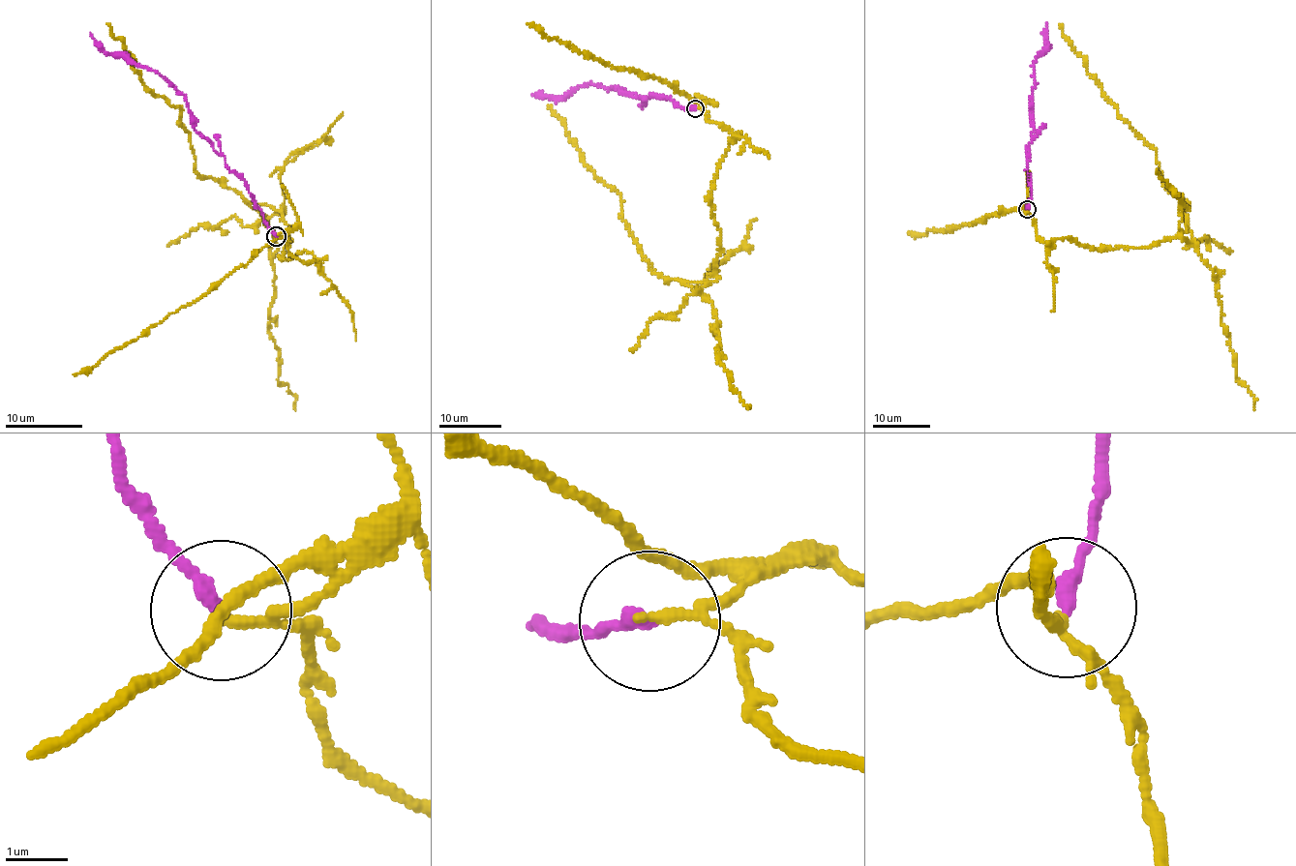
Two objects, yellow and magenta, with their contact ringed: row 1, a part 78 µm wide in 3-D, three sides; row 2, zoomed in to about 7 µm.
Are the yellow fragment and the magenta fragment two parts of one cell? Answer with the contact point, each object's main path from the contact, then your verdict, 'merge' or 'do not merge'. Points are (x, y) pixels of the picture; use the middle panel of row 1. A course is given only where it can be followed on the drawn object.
at (695, 108); yellow runs (695, 107), (733, 134), (710, 194), (715, 272), (701, 281), (662, 278), (650, 267), (621, 198), (547, 105); magenta runs (695, 107), (682, 108), (652, 95), (621, 93), (614, 86), (588, 84), (561, 97), (533, 95); do not merge

